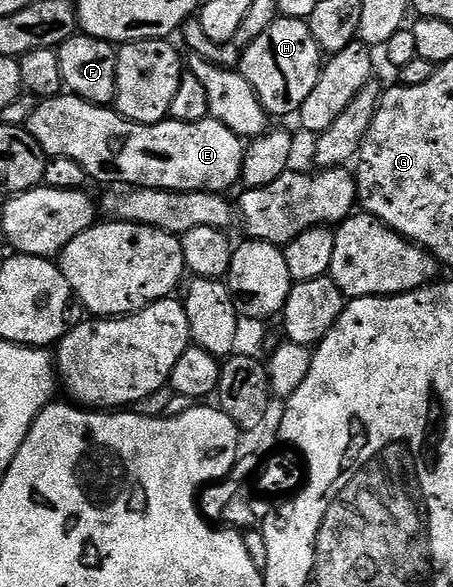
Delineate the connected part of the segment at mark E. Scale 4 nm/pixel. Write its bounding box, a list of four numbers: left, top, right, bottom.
[24,93,246,193]

